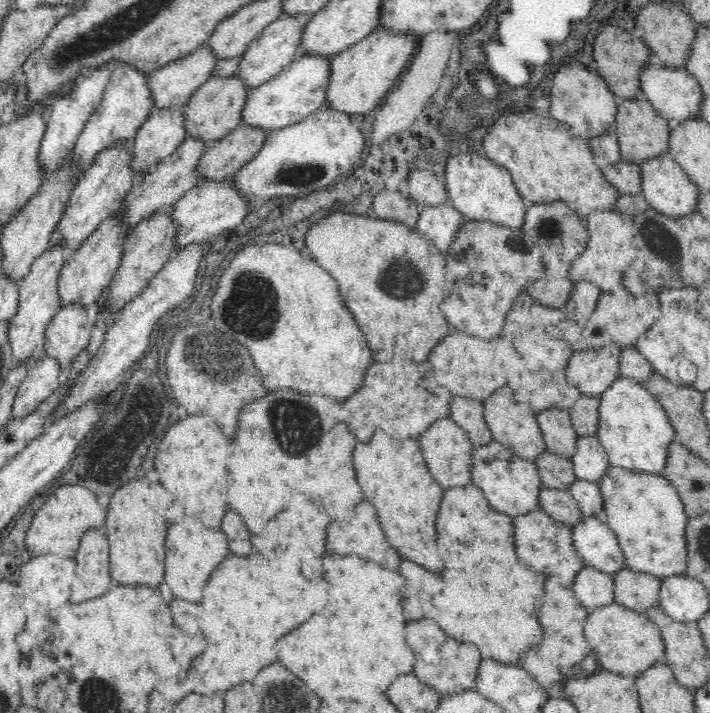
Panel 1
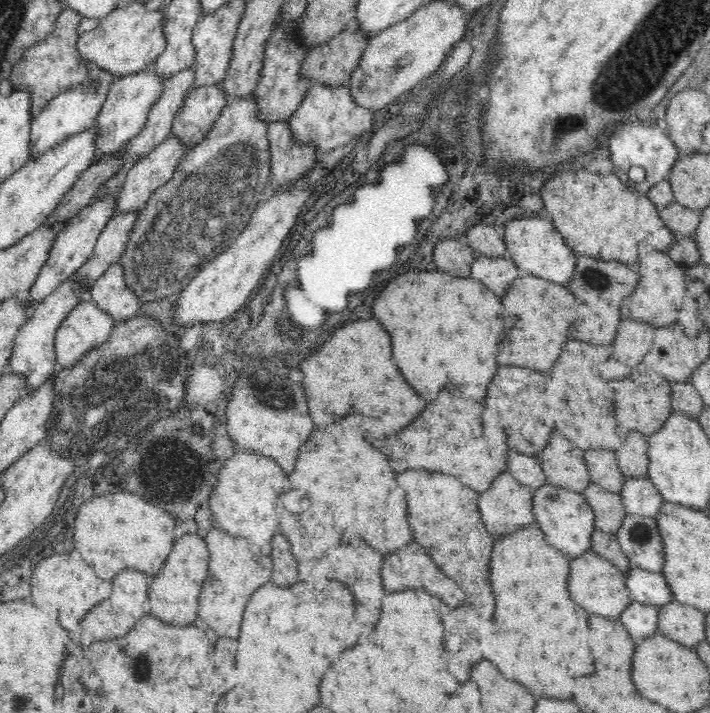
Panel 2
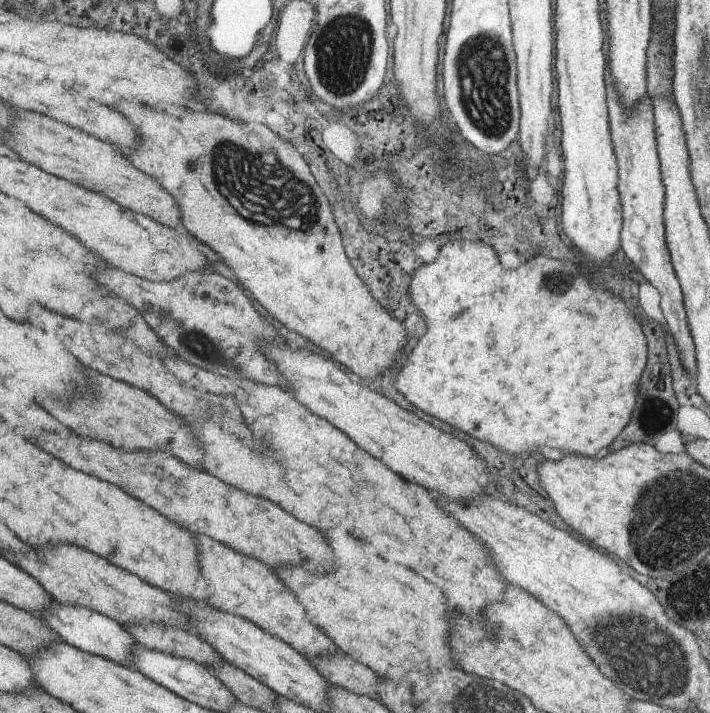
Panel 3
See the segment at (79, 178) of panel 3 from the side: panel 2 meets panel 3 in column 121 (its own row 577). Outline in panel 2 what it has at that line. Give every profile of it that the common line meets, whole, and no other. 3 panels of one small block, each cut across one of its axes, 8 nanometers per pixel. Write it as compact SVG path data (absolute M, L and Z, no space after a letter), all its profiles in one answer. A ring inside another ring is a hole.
M184 534L177 537L159 571L150 579L147 594L147 610L169 625L194 624L199 616L198 597L206 580L209 550L203 534Z

